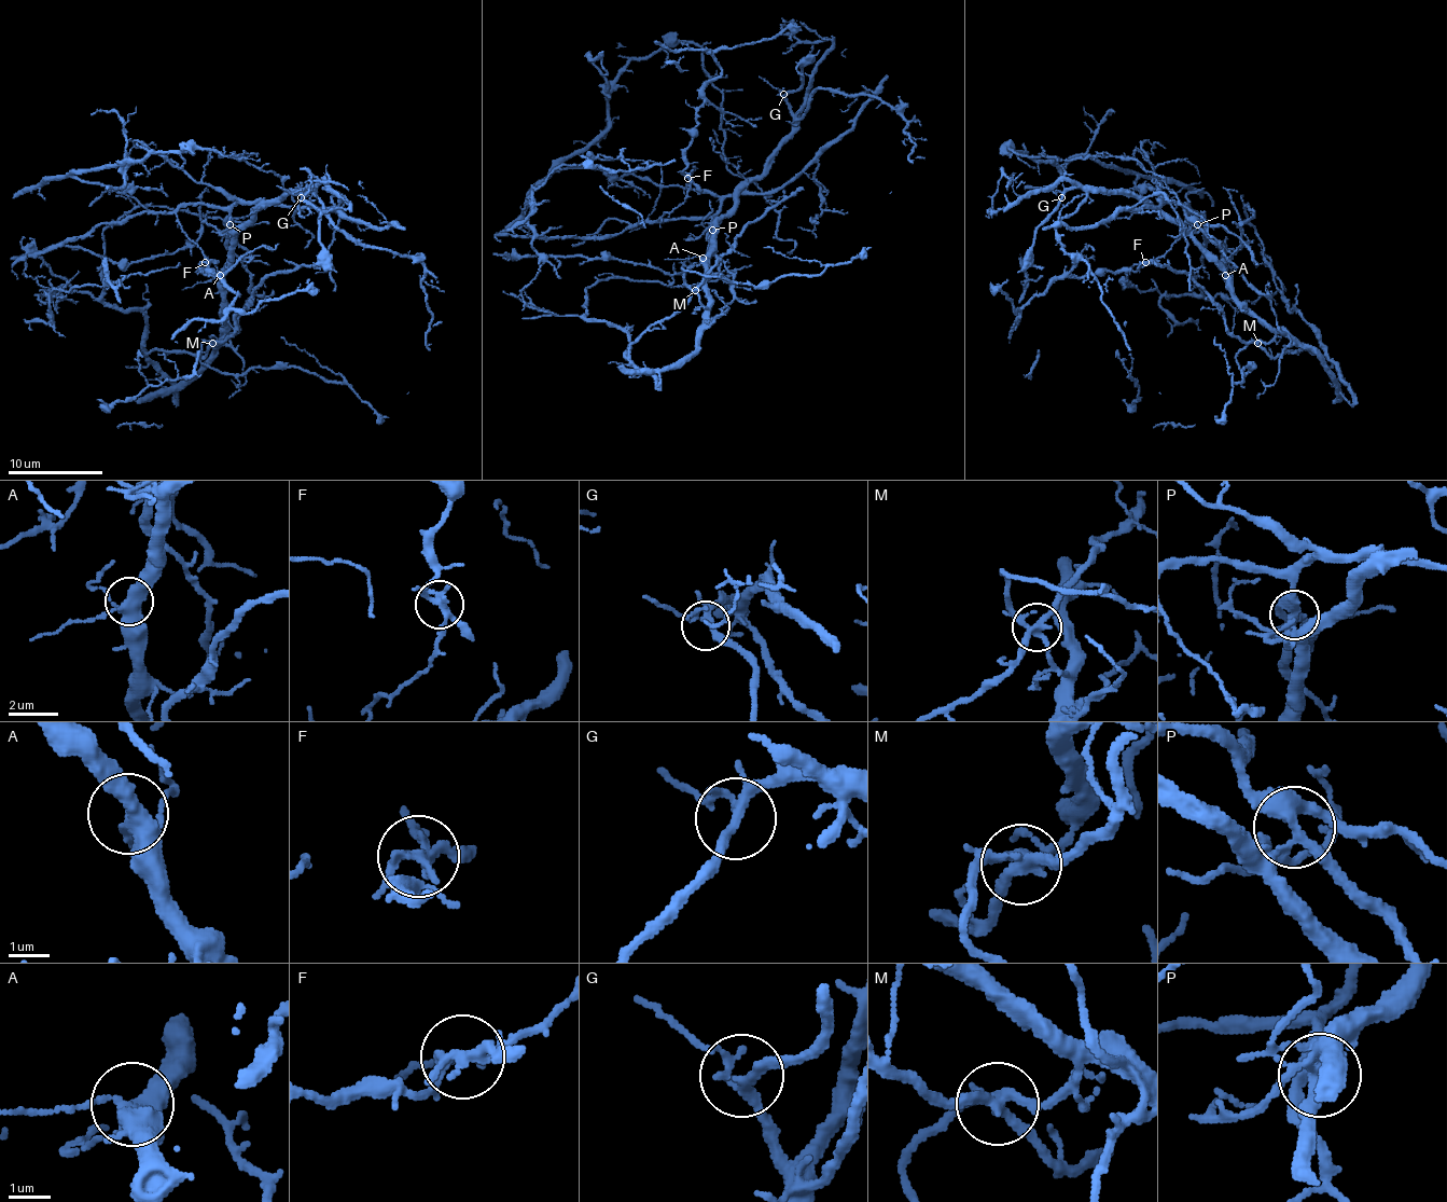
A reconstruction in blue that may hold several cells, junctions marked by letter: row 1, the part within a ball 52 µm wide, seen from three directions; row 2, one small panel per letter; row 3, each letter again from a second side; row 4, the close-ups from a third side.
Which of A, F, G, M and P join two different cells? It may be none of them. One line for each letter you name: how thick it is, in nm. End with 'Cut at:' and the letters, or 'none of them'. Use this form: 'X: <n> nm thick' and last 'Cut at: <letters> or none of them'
F: 200 nm thick
M: 280 nm thick
P: 360 nm thick
Cut at: F, M, P

